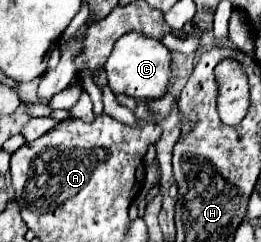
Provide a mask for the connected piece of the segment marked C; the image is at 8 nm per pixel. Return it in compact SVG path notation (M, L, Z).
M128 32L124 34L112 48L112 54L106 62L106 78L110 90L118 96L132 96L136 100L140 98L162 98L172 86L174 76L174 62L170 56L170 50L160 42L152 40L140 32Z

